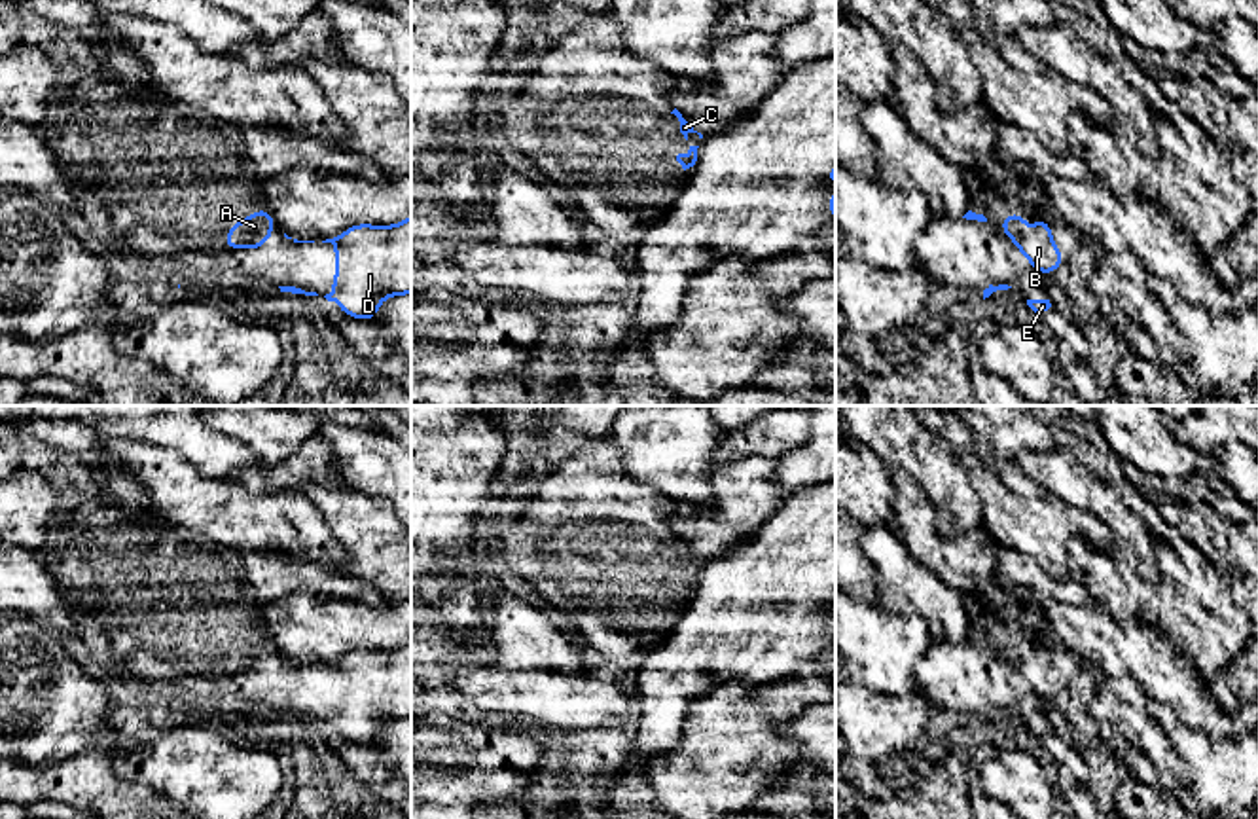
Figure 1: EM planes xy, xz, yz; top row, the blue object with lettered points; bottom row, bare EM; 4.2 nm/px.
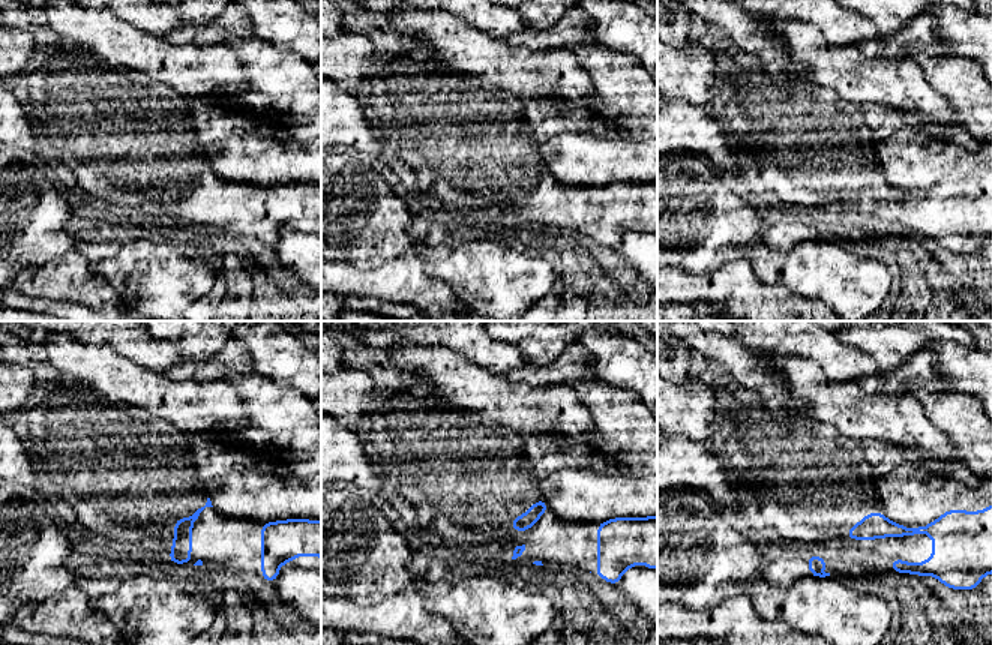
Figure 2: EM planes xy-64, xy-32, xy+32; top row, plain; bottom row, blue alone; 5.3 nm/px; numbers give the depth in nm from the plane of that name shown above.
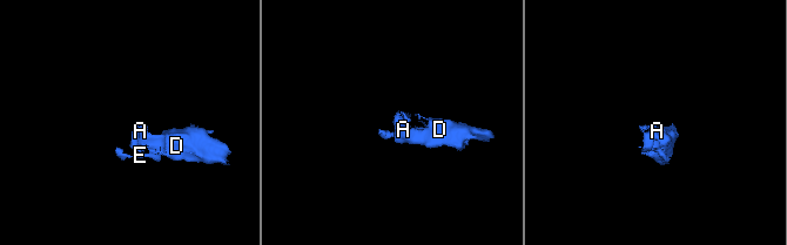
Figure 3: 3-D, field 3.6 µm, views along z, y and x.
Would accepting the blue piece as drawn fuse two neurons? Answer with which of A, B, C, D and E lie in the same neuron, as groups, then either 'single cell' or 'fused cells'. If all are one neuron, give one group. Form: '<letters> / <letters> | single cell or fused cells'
A B C D E | single cell

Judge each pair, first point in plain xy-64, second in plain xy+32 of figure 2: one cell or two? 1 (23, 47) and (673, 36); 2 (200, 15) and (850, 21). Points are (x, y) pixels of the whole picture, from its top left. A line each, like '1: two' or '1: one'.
1: two
2: two

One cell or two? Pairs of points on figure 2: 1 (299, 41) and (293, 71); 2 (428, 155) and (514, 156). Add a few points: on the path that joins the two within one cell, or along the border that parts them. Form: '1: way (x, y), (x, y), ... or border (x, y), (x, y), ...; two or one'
1: border (263, 39), (281, 50), (293, 51), (305, 60); two
2: way (449, 153), (492, 152); one

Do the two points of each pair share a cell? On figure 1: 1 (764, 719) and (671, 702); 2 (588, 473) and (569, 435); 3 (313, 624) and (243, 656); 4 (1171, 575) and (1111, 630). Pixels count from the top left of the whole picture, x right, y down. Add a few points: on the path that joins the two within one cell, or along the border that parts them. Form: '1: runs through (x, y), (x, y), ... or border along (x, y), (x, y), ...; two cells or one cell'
1: border along (726, 681), (688, 706), (684, 734), (673, 747); two cells
2: border along (592, 438), (575, 448), (557, 465); two cells
3: border along (260, 607), (264, 632), (275, 649); two cells
4: border along (1105, 611), (1118, 622), (1156, 624), (1162, 630); two cells

